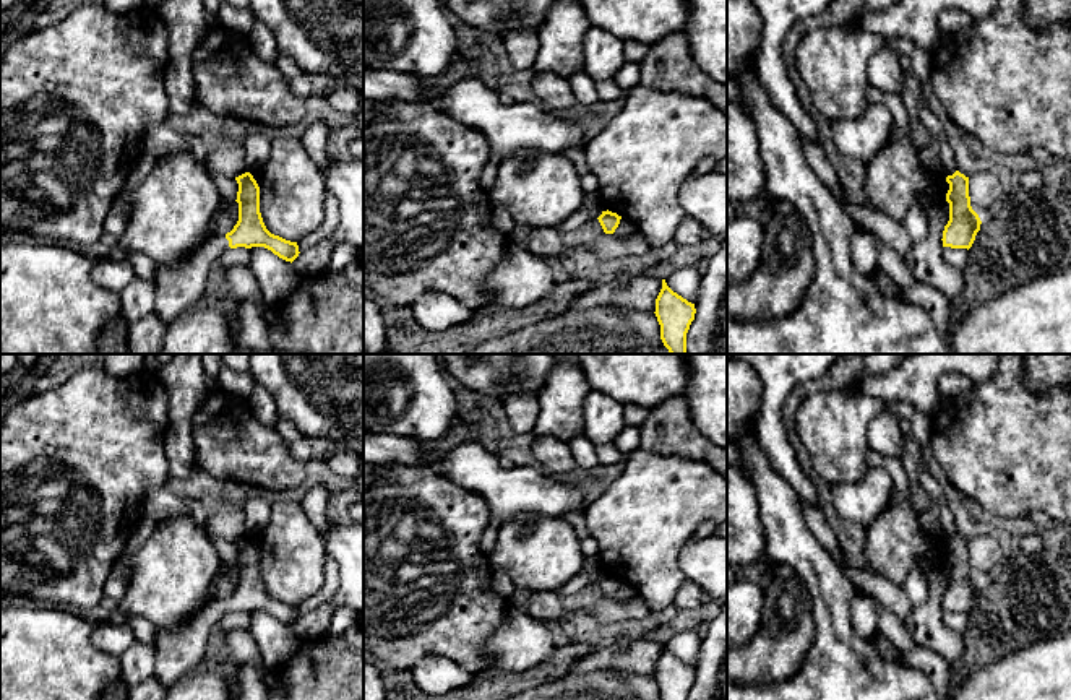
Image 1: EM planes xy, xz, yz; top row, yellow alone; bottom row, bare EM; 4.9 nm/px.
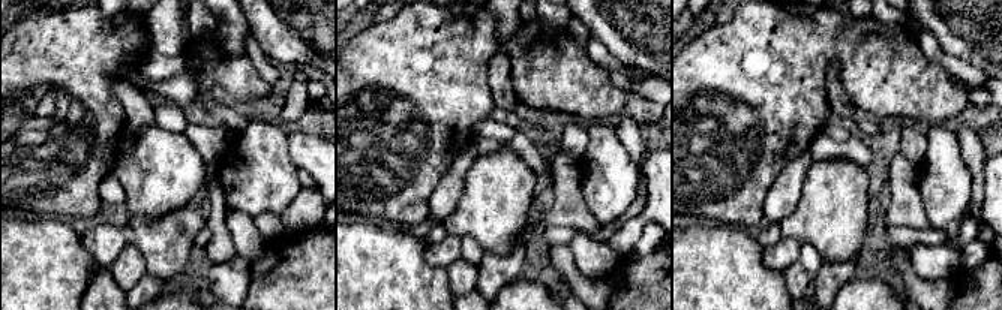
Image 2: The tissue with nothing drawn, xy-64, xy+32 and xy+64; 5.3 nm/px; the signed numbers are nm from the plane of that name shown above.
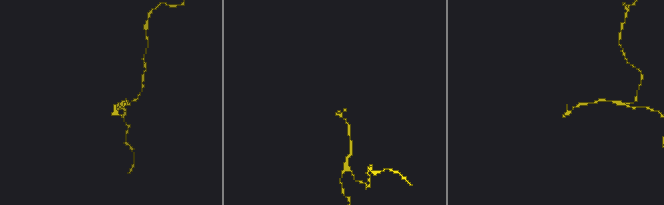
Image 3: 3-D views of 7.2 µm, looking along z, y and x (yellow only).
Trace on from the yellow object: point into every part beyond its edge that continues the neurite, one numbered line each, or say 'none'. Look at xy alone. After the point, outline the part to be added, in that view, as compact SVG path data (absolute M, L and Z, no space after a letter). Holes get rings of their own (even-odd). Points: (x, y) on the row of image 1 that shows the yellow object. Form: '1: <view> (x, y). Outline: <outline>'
1: xy (180, 288). Outline: M209 232L200 247L175 261L170 268L156 268L154 313L164 323L172 323L178 315L203 302L209 270L229 247L226 234Z

